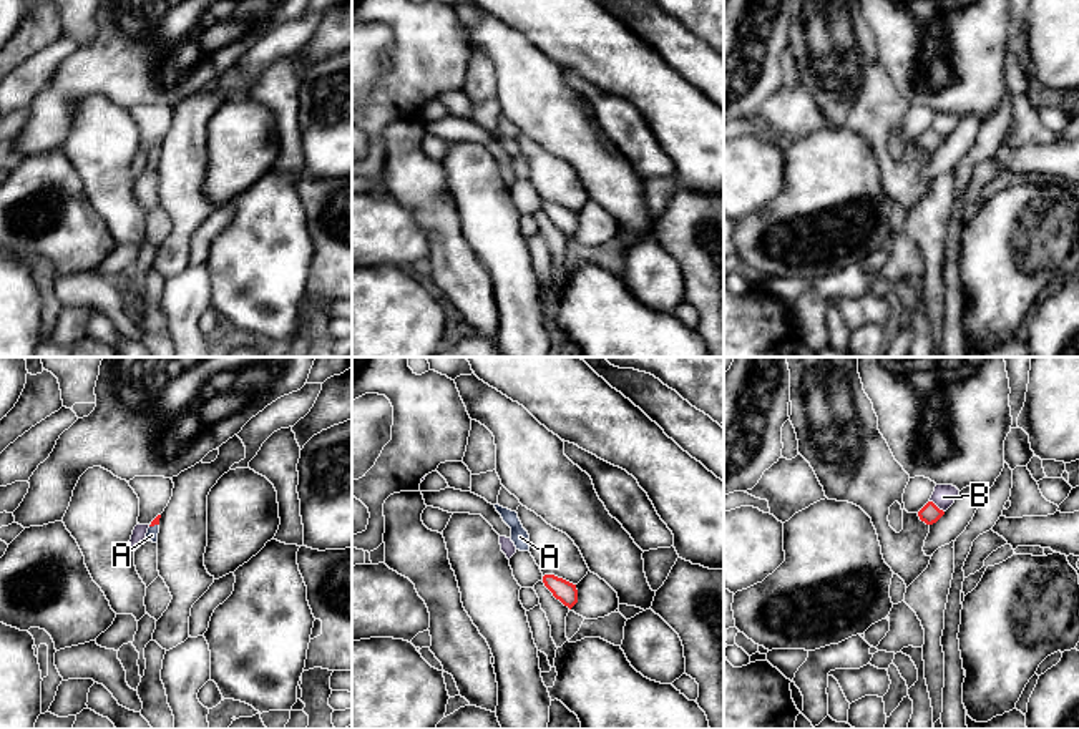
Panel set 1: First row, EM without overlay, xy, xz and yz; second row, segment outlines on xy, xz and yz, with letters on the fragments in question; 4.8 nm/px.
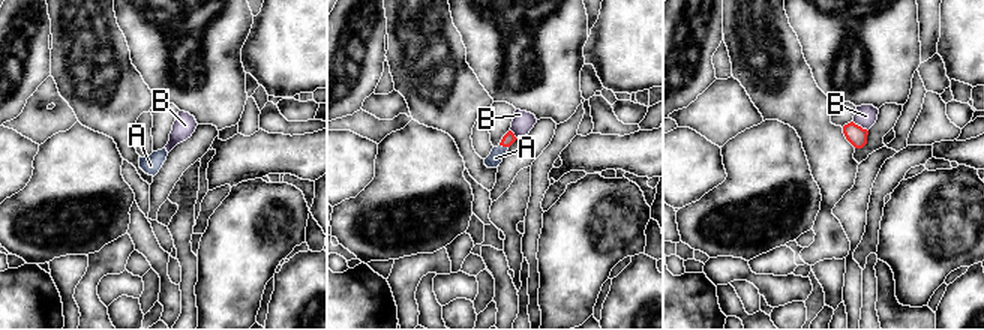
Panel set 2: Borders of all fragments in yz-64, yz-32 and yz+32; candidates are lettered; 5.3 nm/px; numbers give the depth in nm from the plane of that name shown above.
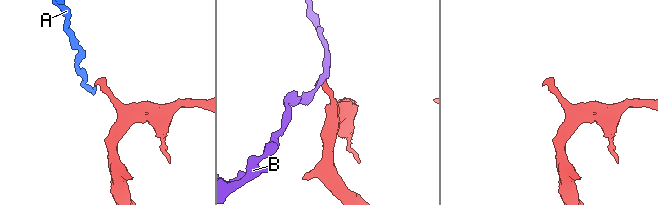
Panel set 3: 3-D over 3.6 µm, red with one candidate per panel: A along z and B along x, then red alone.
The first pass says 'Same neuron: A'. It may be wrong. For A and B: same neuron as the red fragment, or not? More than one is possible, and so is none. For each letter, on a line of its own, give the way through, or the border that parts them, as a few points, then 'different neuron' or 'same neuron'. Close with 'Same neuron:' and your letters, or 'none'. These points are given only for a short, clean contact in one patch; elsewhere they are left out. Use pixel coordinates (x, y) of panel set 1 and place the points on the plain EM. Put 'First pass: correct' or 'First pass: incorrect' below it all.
A: across xy (156, 148), (153, 153), (151, 163) | same neuron
B: along yz (930, 128), (943, 140) | different neuron
Same neuron: A
First pass: correct

